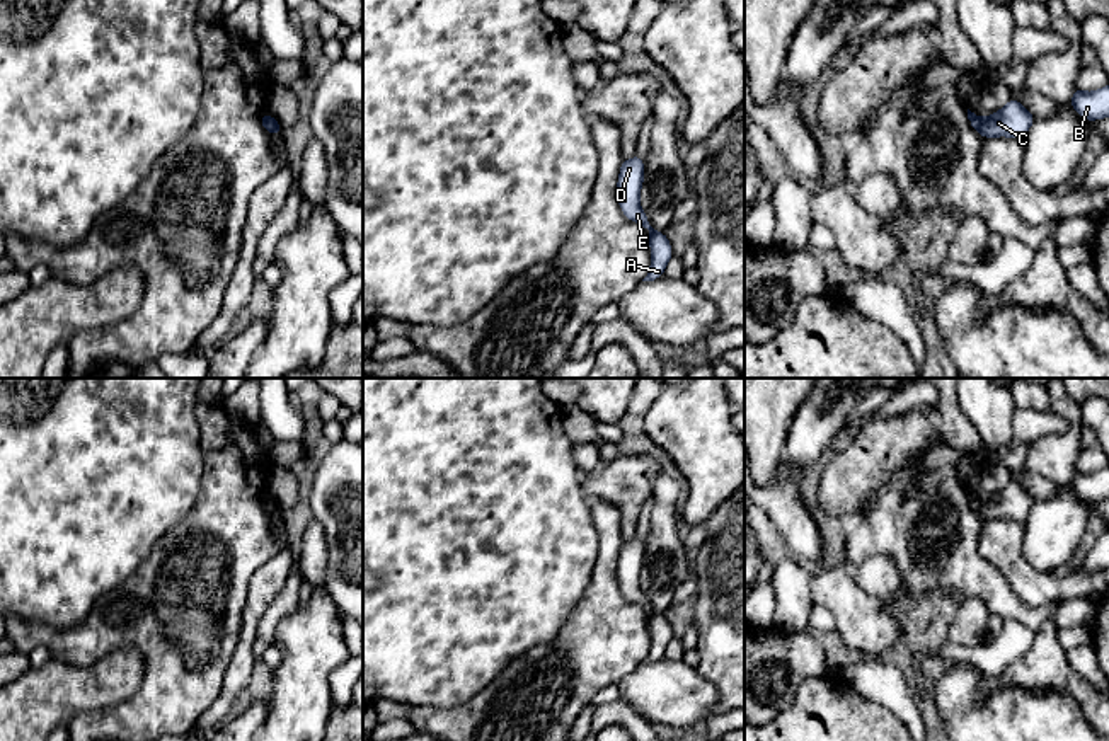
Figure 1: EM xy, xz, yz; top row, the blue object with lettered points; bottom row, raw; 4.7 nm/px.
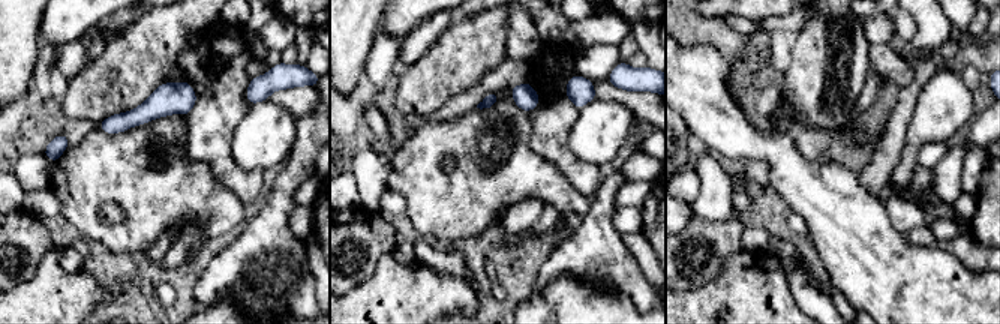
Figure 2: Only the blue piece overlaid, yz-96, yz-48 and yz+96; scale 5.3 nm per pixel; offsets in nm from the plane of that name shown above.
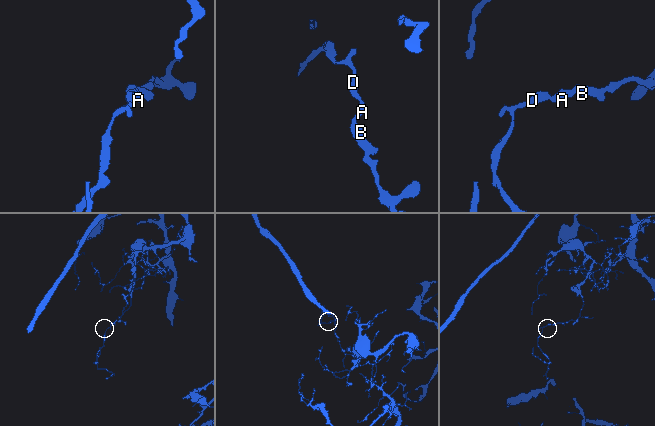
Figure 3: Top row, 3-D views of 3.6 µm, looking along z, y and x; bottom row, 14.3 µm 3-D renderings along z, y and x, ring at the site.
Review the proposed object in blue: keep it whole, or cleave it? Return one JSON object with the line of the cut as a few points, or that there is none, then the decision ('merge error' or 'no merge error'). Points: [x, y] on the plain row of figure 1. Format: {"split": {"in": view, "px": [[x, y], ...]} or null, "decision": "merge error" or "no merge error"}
{"split": {"in": "yz", "px": [[985, 499], [978, 513]]}, "decision": "merge error"}

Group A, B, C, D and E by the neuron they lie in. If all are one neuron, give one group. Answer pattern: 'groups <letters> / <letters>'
groups A B C / D E

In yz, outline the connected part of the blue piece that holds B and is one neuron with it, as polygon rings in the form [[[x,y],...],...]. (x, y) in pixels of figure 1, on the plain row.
[[[1109,465],[1094,474],[1085,474],[1077,468],[1070,485],[1085,503],[1109,499]]]

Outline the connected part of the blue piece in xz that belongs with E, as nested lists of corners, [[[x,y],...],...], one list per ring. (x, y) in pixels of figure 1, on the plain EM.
[[[635,535],[623,542],[617,562],[617,581],[625,600],[639,605],[649,615],[656,613],[641,589],[641,571],[644,564],[644,542]]]

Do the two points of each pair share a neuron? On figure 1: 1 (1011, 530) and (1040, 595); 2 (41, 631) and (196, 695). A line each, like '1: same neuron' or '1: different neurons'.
1: same neuron
2: same neuron

